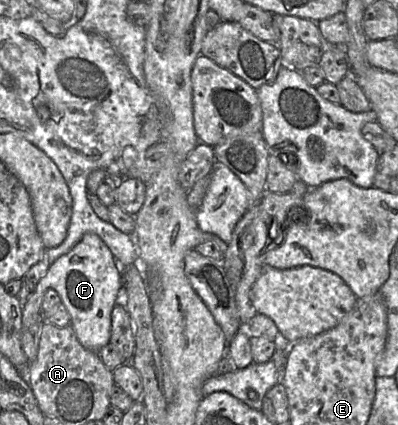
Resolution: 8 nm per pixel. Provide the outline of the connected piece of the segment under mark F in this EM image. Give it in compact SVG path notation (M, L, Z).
M92 232L85 233L81 240L68 253L60 256L50 264L46 275L39 280L35 290L23 306L22 326L29 327L39 320L44 320L42 311L43 296L47 289L53 288L58 292L70 314L71 326L79 342L86 349L98 353L110 341L111 314L115 304L120 301L120 289L123 287L123 274L124 270L100 236Z

